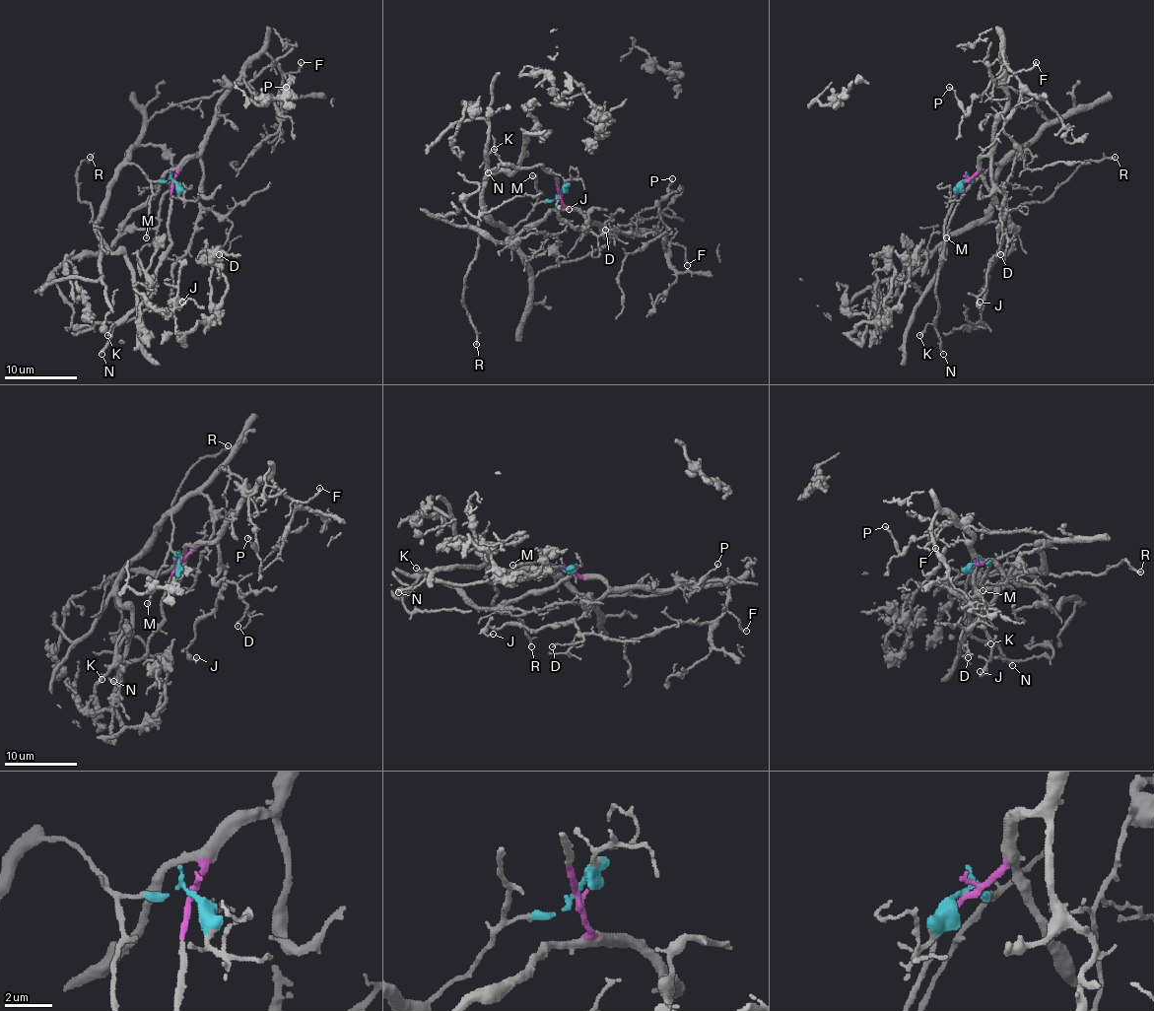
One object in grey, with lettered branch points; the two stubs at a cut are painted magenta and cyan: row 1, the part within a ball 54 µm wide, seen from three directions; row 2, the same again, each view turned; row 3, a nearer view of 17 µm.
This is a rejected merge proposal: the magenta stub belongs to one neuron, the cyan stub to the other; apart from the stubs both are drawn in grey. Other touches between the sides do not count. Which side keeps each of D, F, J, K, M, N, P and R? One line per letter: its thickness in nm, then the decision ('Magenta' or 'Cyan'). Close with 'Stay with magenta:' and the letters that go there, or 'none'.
D: Thickness 90 nm. Magenta
F: Thickness 190 nm. Magenta
J: Thickness 140 nm. Magenta
K: Thickness 180 nm. Magenta
M: Thickness 190 nm. Cyan
N: Thickness 240 nm. Magenta
P: Thickness 120 nm. Magenta
R: Thickness 220 nm. Cyan
Stay with magenta: D, F, J, K, N, P

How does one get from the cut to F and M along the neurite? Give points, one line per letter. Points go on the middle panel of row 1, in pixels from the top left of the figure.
F: (559, 194), (559, 199), (566, 207), (574, 207), (606, 235), (660, 233), (671, 243), (684, 248), (686, 265)
M: (559, 194), (553, 201), (537, 201), (535, 177), (531, 175)

